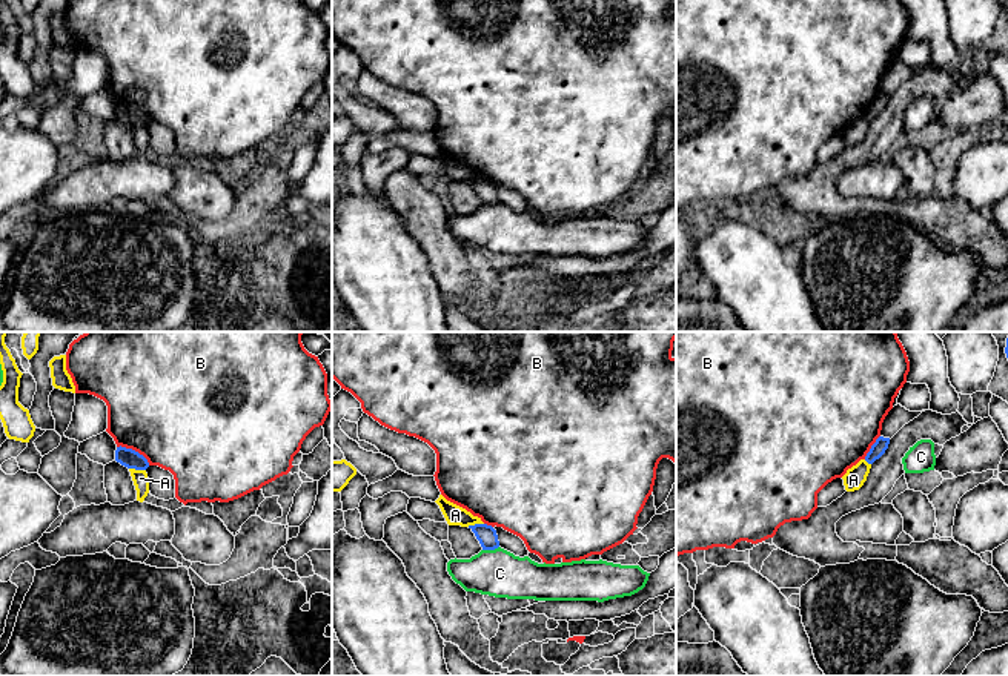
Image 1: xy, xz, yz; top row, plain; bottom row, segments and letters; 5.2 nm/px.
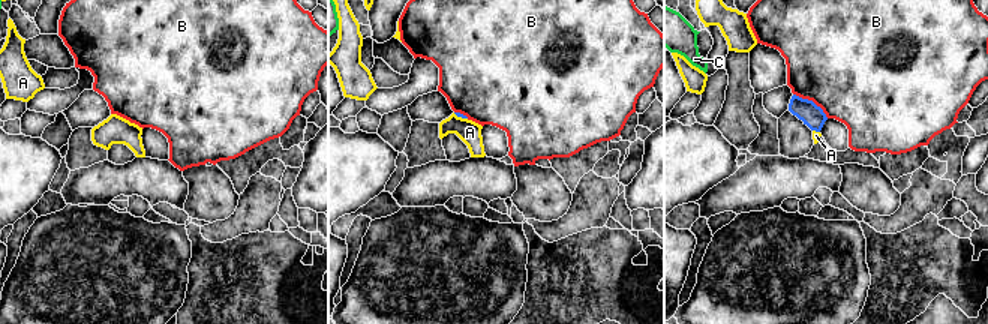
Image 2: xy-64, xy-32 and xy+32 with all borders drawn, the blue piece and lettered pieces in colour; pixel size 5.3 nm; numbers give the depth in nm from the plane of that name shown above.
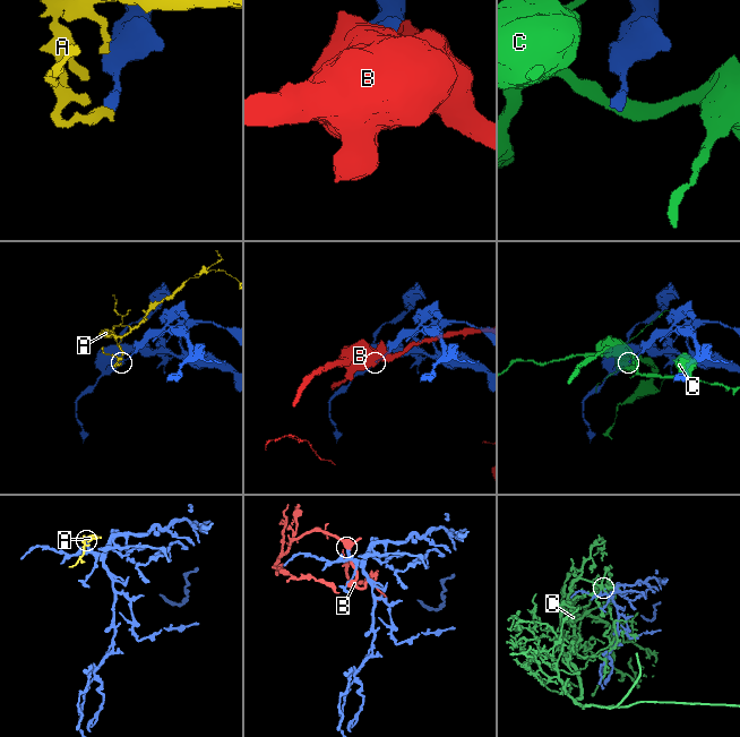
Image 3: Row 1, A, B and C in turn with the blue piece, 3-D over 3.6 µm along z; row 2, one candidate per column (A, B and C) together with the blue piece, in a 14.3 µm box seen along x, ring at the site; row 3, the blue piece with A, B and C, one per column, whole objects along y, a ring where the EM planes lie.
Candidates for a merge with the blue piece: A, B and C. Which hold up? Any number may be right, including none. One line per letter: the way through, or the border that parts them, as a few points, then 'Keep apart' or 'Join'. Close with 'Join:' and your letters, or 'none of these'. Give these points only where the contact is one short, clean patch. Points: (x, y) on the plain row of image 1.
A: Boundary: xy (129, 123), (145, 126). Keep apart
B: Keep apart
C: Keep apart
Join: none of these

